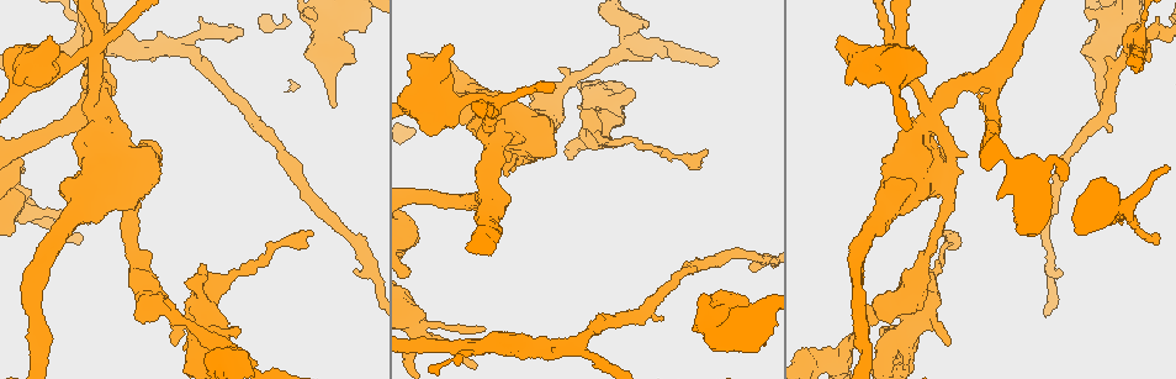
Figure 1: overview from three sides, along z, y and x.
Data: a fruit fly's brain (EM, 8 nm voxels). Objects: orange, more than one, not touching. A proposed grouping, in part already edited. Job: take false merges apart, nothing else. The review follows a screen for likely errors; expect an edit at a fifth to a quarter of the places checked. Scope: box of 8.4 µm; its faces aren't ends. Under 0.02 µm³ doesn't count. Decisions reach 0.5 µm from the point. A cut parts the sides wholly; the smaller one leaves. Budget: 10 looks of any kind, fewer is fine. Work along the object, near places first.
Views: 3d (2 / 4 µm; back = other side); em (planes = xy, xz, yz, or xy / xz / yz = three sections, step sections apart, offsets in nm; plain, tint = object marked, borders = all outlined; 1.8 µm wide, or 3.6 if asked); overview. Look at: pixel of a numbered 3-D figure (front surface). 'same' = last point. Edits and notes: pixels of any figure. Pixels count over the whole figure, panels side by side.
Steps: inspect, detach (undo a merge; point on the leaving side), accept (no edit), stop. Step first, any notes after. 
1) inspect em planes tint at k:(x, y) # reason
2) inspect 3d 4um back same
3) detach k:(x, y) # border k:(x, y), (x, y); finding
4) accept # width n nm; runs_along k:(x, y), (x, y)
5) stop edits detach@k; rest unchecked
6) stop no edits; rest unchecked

inspect em planes tint at 1:(415, 326)

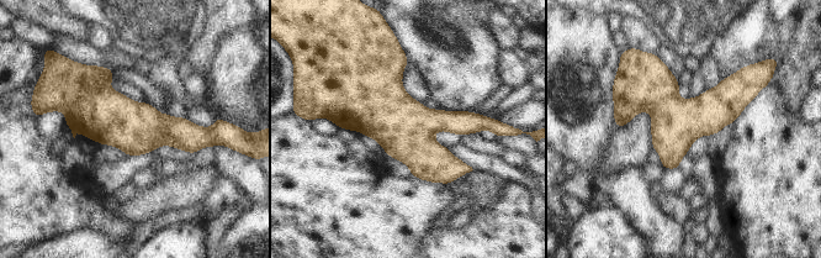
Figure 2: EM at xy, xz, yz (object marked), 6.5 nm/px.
accept # runs_along 2:(62, 106), (206, 135); continuous, no second cell

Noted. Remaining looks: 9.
inspect em xy step 16 tint at 1:(482, 344) # a fork

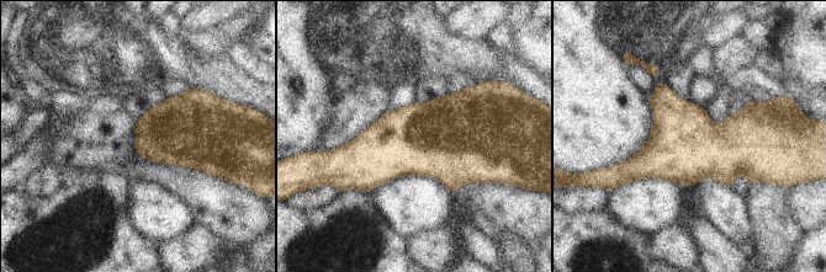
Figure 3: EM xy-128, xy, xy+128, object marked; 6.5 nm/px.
inspect em planes tint same # another direction

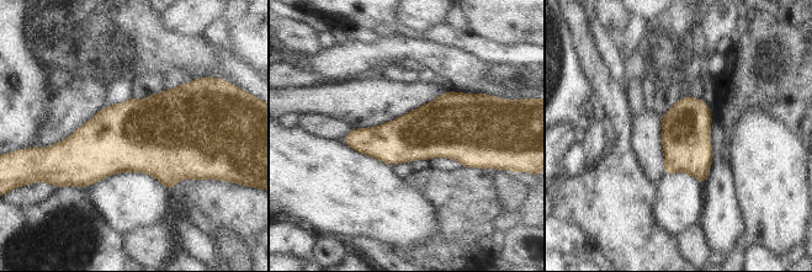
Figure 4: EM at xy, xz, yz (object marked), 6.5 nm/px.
accept # width 320 nm; one cell here

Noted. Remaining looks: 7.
inspect em planes tint at 1:(94, 50) # four arms meet

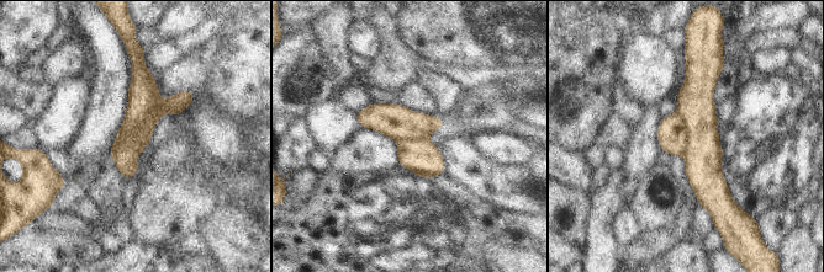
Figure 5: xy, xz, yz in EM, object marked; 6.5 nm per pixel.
detach 5:(135, 138) # two cells meet here

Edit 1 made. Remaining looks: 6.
inspect overview # see it whole again

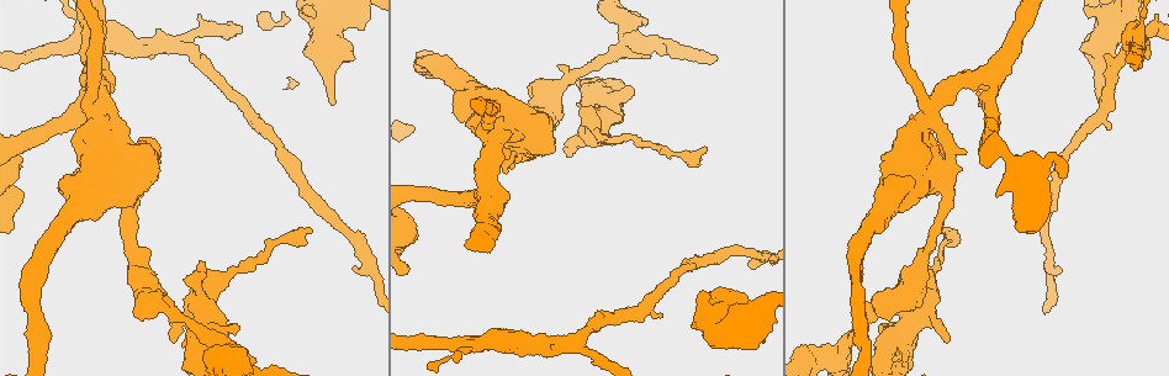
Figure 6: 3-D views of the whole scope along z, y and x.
inspect 3d 4um back at 6:(844, 348) # a narrow waist

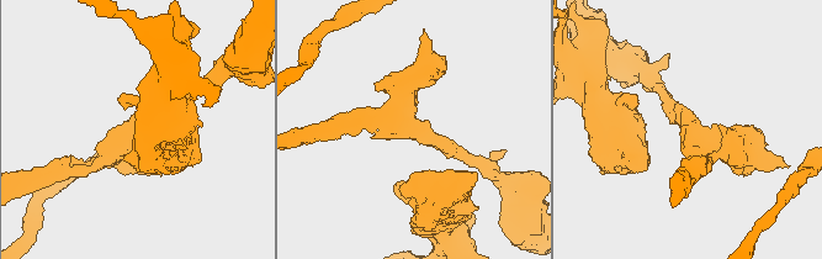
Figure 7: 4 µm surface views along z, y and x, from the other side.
inspect em xz step 8 tint at 7:(412, 126) # now the EM

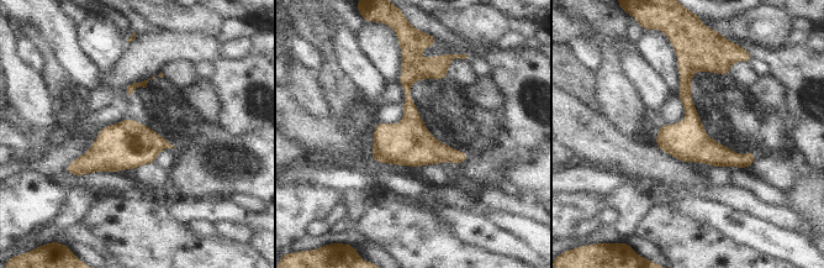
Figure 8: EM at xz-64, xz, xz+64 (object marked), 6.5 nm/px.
inspect em yz step 8 tint same # another direction

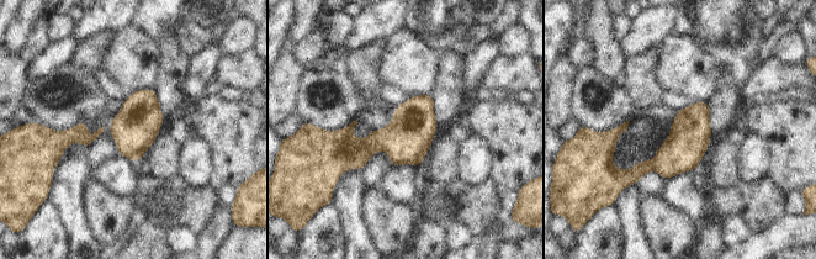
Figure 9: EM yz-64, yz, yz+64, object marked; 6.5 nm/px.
accept # width 260 nm; all the same cell

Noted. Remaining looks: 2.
stop edits detach@5; rest unchecked

